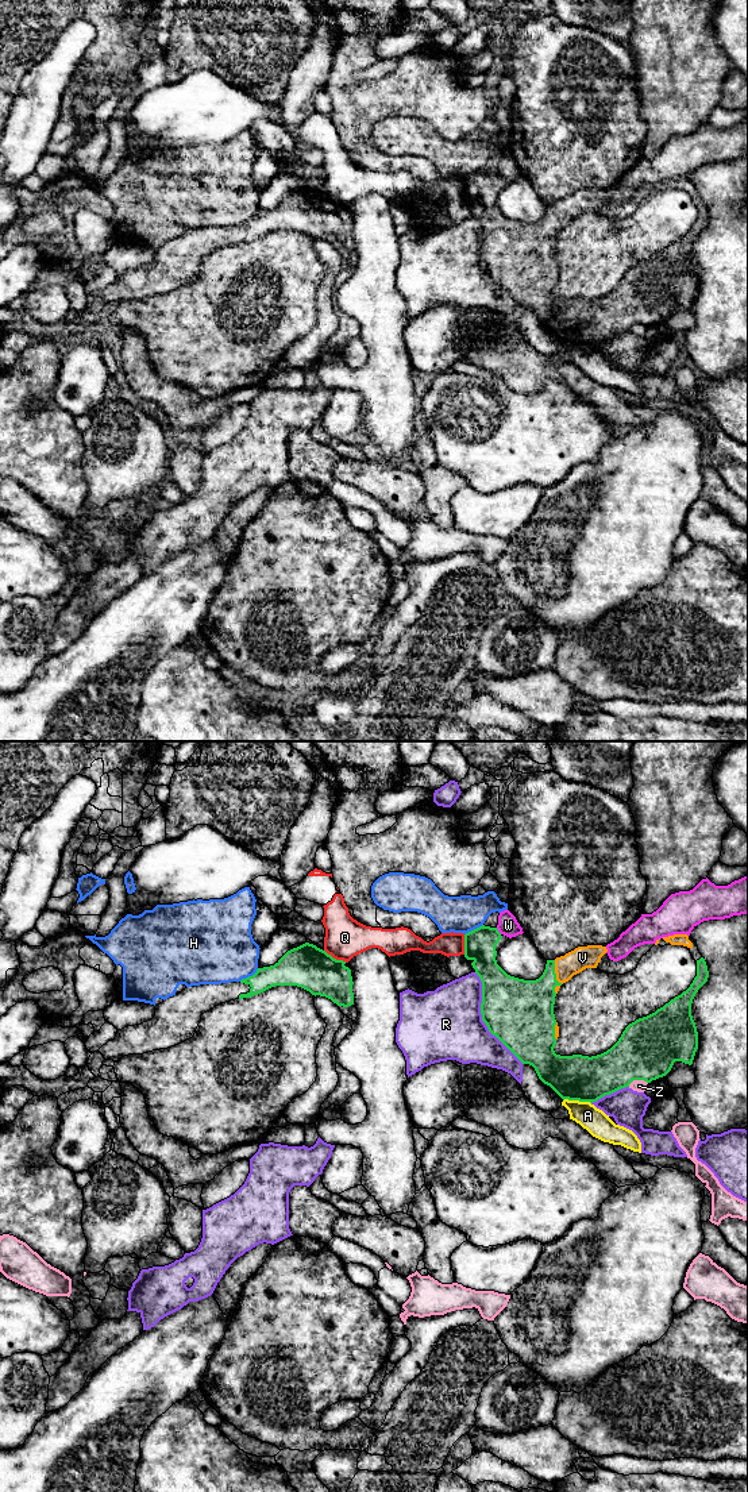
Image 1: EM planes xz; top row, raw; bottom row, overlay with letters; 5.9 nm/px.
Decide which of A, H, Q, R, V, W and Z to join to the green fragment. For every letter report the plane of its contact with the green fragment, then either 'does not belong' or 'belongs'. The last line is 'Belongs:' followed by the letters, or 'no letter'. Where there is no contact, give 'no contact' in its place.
A: xz | does not belong
H: xz | does not belong
Q: xz | does not belong
R: xz | does not belong
V: xz | belongs
W: xz | does not belong
Z: xz | does not belong
Belongs: V

